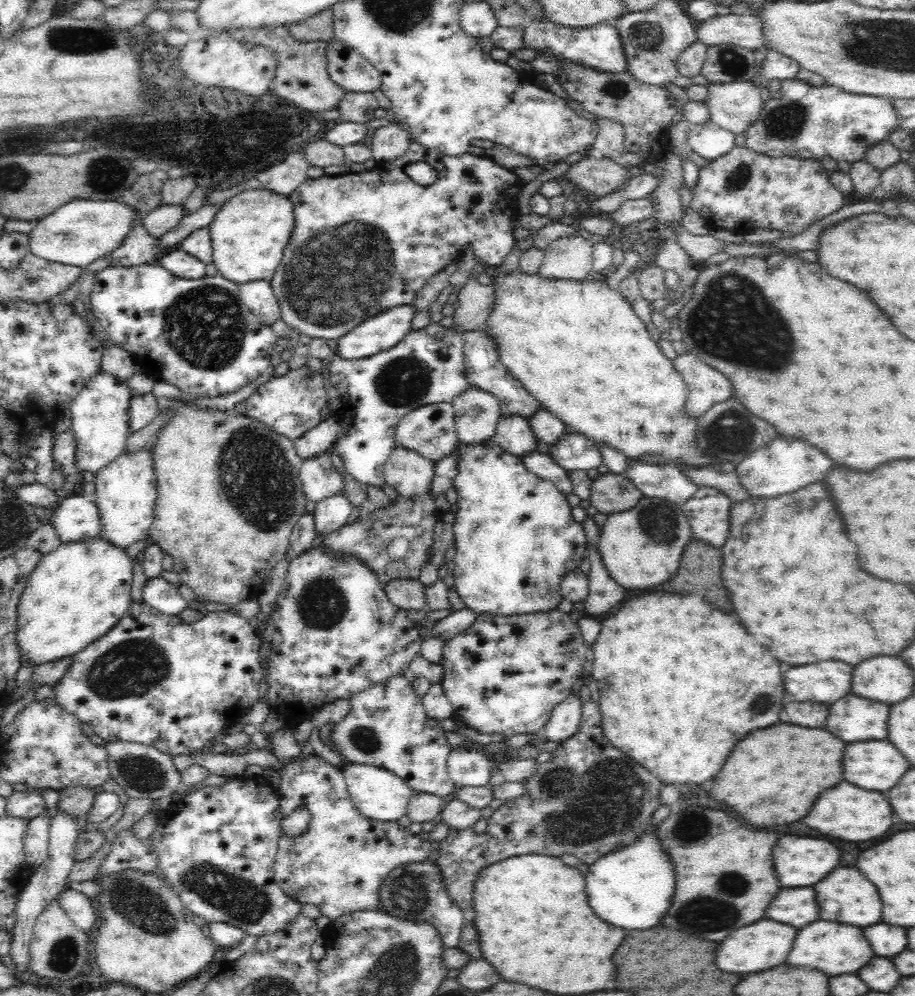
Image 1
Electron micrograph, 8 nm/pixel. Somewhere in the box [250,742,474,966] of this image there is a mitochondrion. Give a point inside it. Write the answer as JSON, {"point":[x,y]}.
{"point":[410,890]}

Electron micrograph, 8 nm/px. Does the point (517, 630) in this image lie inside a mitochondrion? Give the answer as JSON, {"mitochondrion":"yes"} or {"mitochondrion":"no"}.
{"mitochondrion":"no"}

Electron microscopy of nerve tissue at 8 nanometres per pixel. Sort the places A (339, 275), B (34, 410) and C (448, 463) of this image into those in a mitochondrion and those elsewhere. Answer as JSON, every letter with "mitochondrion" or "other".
{"A":"mitochondrion","B":"other","C":"other"}

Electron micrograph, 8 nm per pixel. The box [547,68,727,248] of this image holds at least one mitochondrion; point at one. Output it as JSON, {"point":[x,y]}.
{"point":[616,89]}

